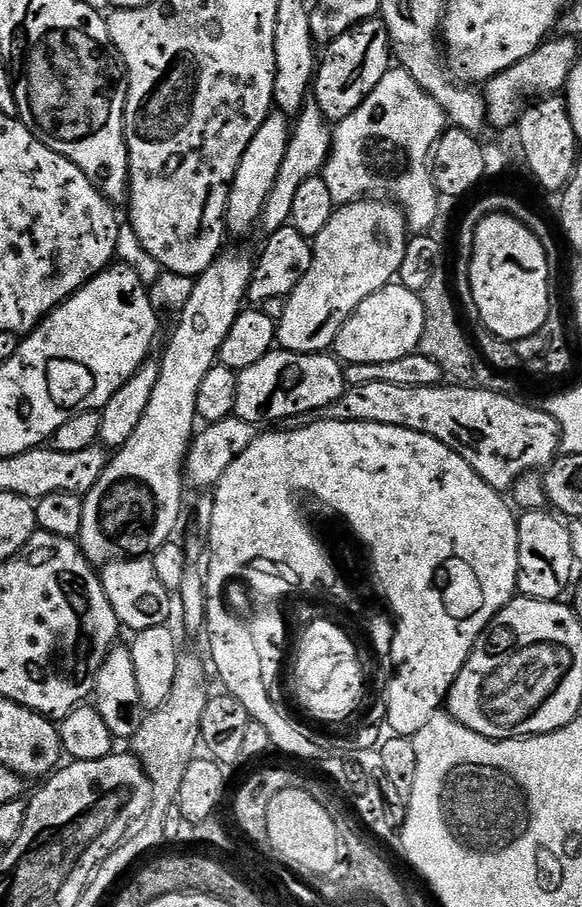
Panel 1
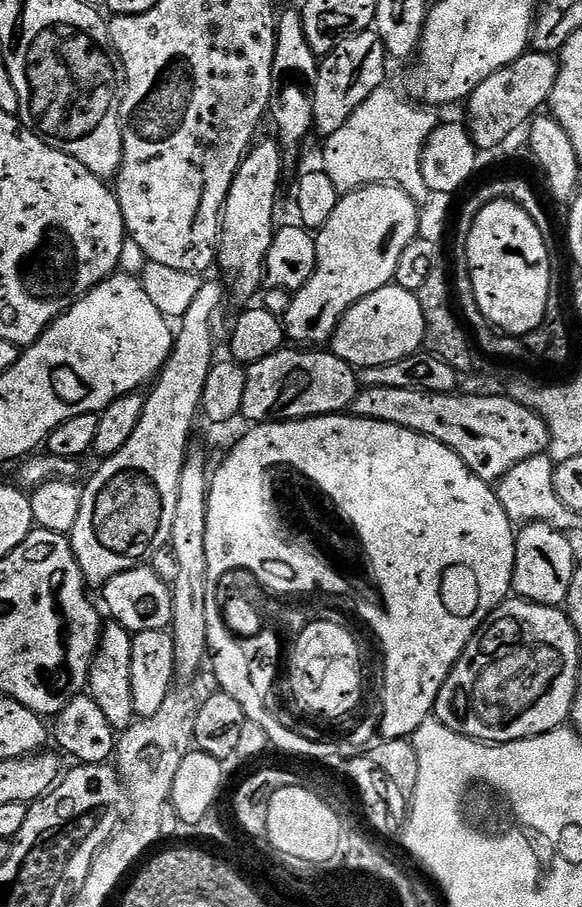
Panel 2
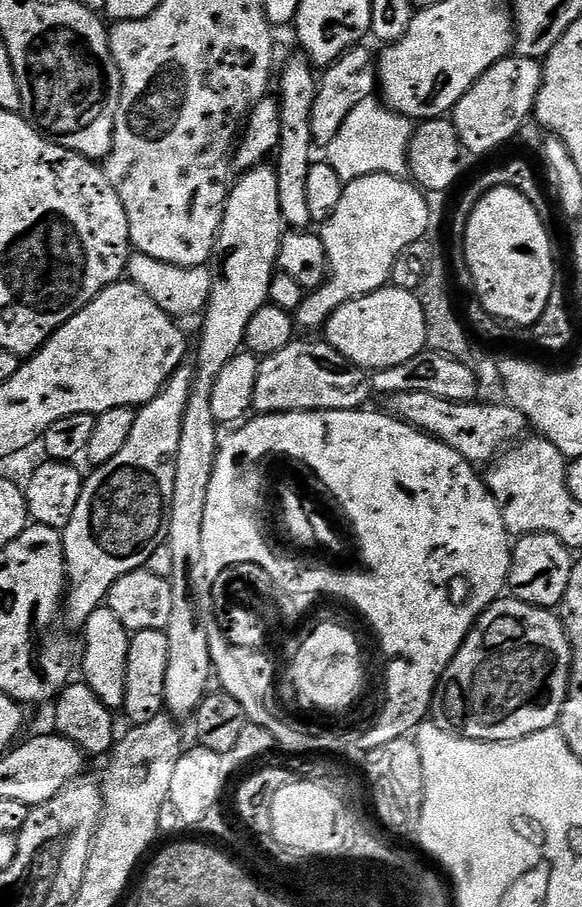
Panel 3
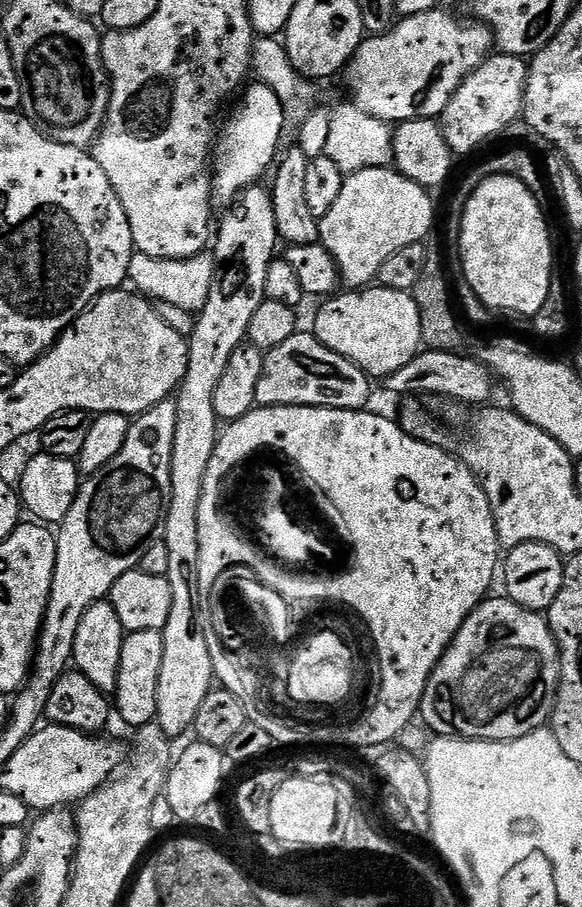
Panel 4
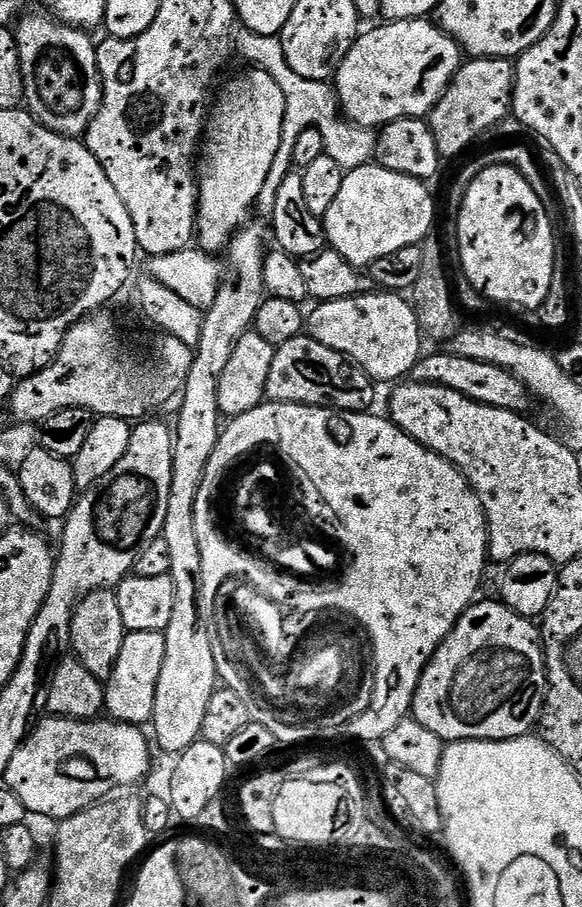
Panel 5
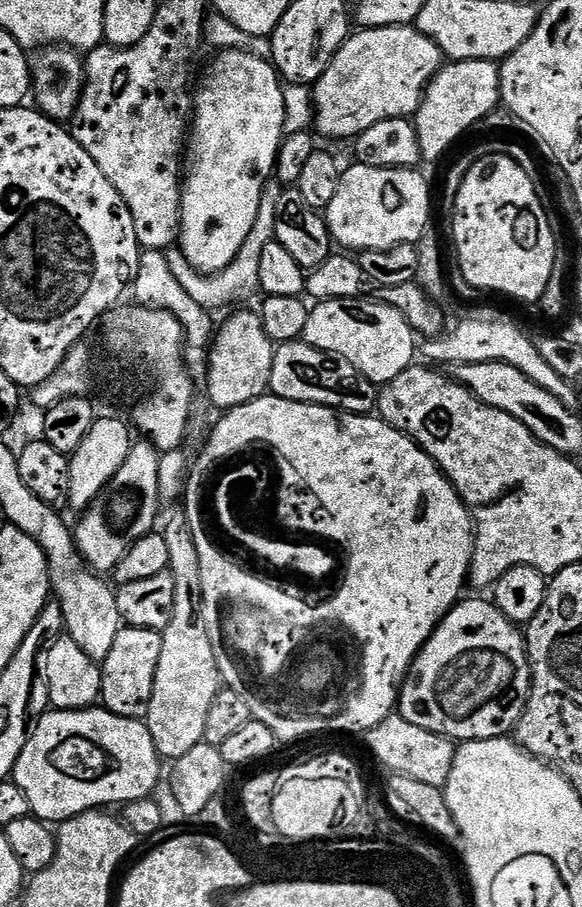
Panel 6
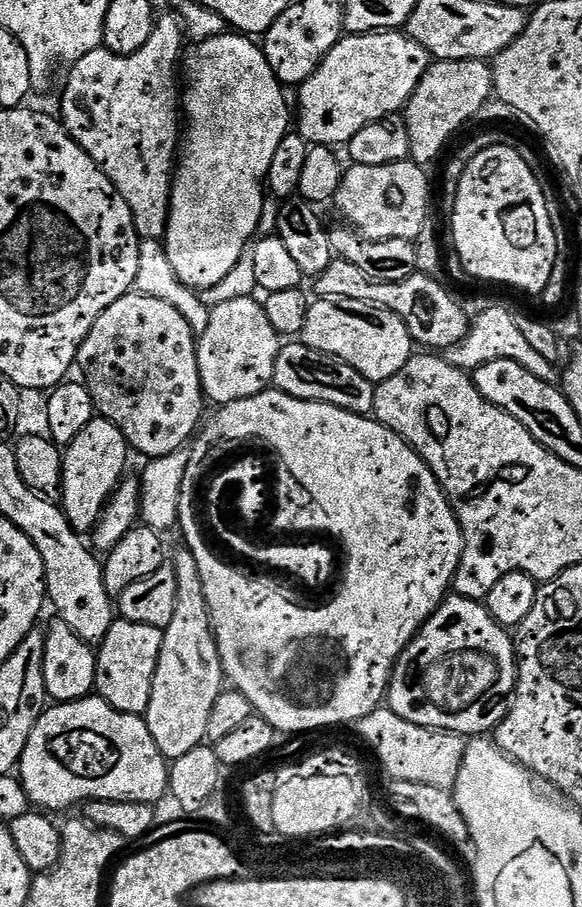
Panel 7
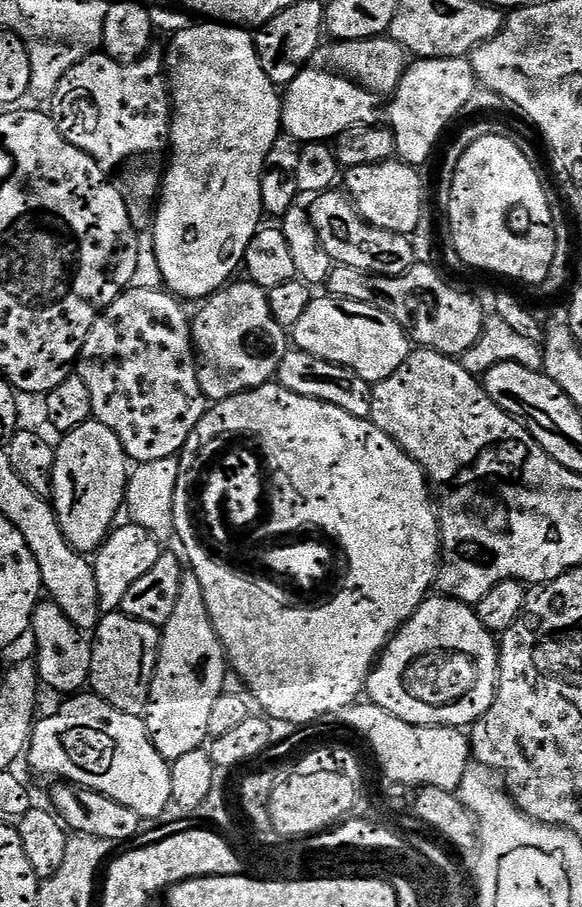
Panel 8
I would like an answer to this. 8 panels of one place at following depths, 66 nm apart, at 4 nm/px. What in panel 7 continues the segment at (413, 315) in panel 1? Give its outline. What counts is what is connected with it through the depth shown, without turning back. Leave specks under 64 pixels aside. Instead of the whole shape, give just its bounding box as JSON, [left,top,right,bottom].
[302,299,414,382]

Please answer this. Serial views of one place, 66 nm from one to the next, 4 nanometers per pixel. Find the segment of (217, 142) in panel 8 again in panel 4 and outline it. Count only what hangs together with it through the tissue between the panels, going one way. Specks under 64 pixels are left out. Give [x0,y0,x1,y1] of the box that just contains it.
[212,82,286,205]

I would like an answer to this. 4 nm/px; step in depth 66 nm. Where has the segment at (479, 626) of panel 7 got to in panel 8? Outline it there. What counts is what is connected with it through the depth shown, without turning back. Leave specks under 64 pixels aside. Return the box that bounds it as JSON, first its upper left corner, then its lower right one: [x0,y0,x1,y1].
[366,594,499,730]

